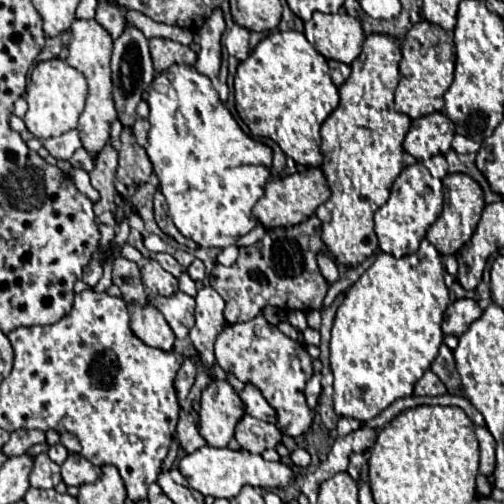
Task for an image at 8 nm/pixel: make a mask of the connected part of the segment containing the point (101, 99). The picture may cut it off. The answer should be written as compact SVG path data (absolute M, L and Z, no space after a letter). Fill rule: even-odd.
M78 18L72 24L70 32L72 32L72 40L68 44L70 54L68 54L66 62L72 68L76 68L78 72L82 72L84 78L88 80L88 100L86 100L84 112L80 114L78 132L80 132L80 138L82 138L82 146L90 154L98 154L110 138L110 124L116 120L116 108L114 108L114 98L112 98L112 78L110 78L112 36L94 18L90 18L90 20Z

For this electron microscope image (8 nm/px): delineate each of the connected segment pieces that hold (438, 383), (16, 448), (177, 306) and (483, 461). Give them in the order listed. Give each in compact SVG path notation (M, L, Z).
M428 370L418 382L416 382L416 396L444 396L448 394L448 388L444 386L444 382L432 372Z
M14 430L10 440L2 446L2 450L8 456L22 455L34 444L46 442L46 434L42 430Z
M174 292L172 296L149 297L149 301L164 314L176 338L188 336L188 330L194 326L194 298L192 296L184 292Z
M476 426L476 436L480 442L480 474L490 476L496 466L496 440L486 426Z

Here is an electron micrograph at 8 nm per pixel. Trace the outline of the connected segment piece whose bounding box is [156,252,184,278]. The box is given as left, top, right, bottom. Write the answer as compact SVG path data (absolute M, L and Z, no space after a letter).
M164 252L164 254L156 254L156 260L158 260L160 266L162 266L166 272L170 272L174 278L180 278L180 276L182 276L184 266L180 266L168 252Z

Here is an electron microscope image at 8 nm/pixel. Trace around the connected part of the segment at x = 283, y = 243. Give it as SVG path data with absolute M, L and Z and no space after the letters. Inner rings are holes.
M310 216L306 222L292 228L268 230L254 246L240 248L240 256L234 266L216 264L210 274L210 286L226 302L226 322L248 322L260 314L262 306L276 306L288 310L322 310L324 296L330 290L330 282L322 276L316 264L316 252L326 252L320 242L320 220Z

